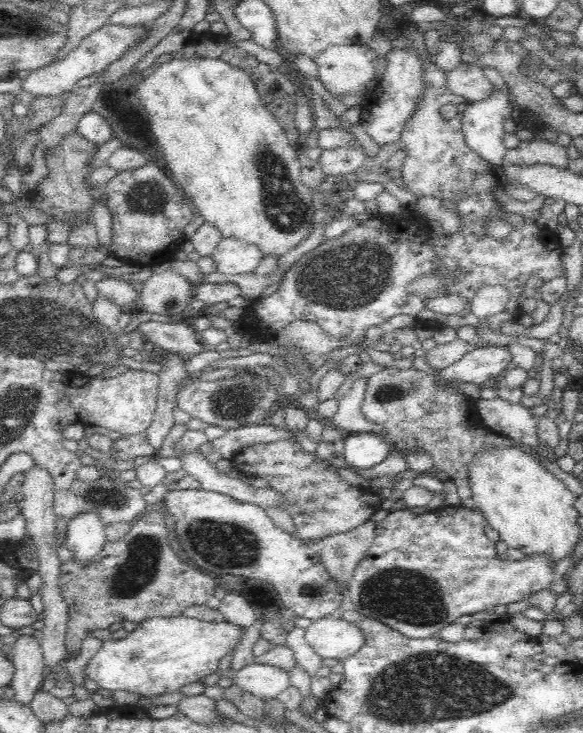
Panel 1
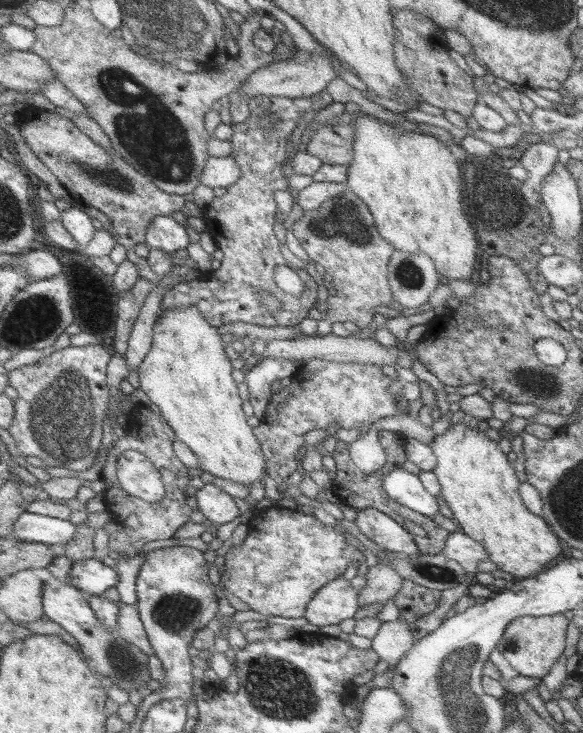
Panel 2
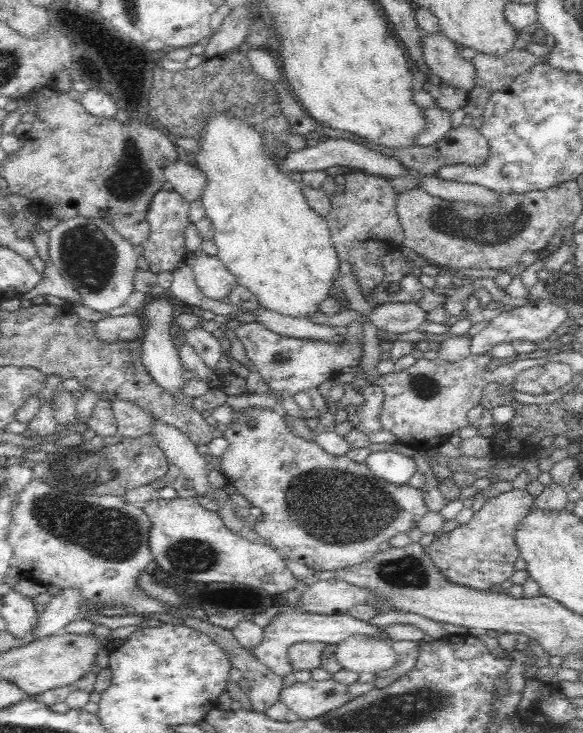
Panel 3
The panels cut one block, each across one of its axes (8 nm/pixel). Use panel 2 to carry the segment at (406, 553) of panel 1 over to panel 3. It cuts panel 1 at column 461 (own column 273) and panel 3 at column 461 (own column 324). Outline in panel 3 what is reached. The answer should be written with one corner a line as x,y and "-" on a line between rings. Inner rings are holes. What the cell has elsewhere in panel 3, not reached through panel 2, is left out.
512,488
489,498
478,512
474,512
474,516
466,524
457,525
454,530
435,537
432,544
423,546
424,553
428,555
432,565
440,571
440,577
450,585
476,591
490,591
492,586
501,586
504,581
509,580
515,574
515,562
520,559
520,555
514,542
514,533
526,511
533,506
534,500
535,498
526,489
520,488

